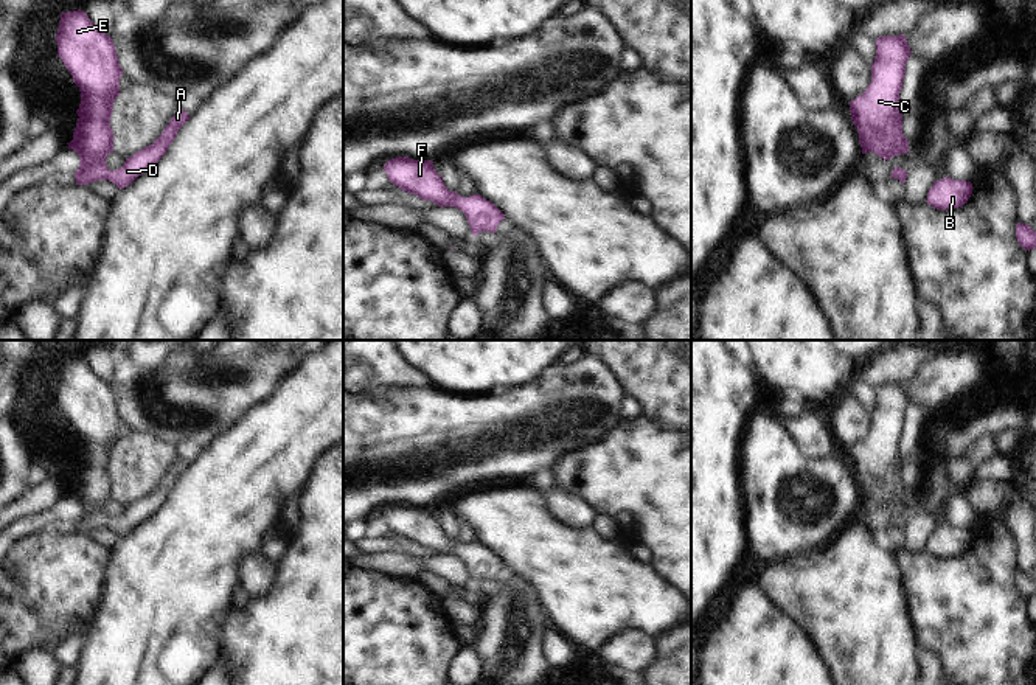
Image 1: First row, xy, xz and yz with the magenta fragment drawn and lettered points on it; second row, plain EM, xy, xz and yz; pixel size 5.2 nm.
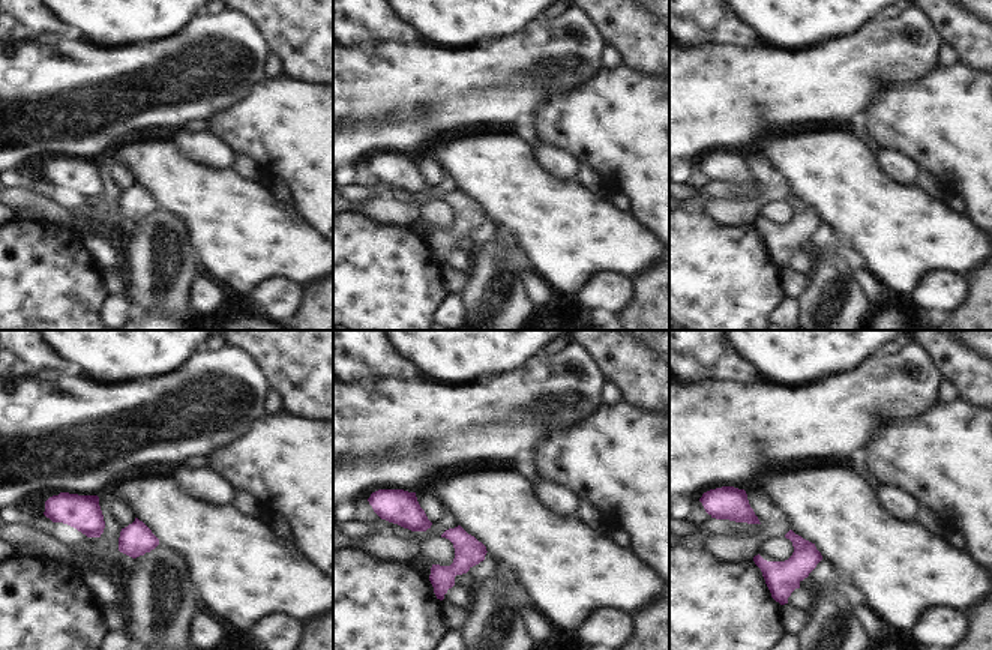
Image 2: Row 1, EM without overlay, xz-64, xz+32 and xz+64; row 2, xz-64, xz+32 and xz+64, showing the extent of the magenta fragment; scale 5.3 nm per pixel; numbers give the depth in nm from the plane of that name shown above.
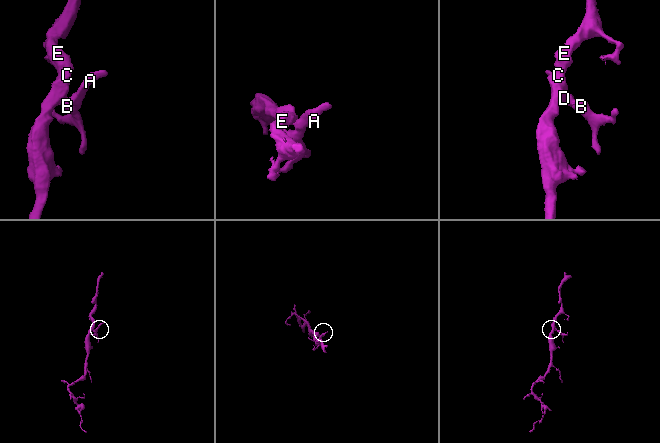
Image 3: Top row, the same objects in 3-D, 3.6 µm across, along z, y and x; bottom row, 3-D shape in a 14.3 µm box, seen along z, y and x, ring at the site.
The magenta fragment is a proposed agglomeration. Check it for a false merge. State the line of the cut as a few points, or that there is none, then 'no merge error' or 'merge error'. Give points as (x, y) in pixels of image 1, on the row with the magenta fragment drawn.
cut none; no merge error

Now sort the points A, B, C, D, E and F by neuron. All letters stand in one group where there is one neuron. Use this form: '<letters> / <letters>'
A B C D E F

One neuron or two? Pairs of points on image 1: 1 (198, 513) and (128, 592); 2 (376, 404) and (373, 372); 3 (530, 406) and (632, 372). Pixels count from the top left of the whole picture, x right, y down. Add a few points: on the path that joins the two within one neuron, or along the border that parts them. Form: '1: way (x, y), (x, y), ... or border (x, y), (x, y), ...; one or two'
1: way (187, 533), (148, 572); one
2: border (410, 385), (379, 387), (359, 393); two
3: border (598, 356), (615, 372), (629, 395); two

